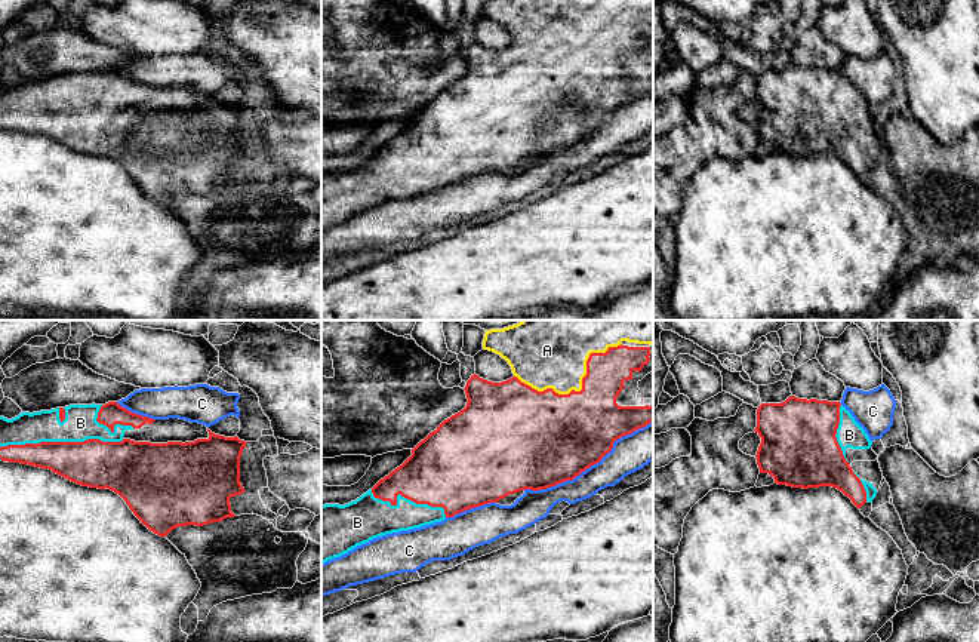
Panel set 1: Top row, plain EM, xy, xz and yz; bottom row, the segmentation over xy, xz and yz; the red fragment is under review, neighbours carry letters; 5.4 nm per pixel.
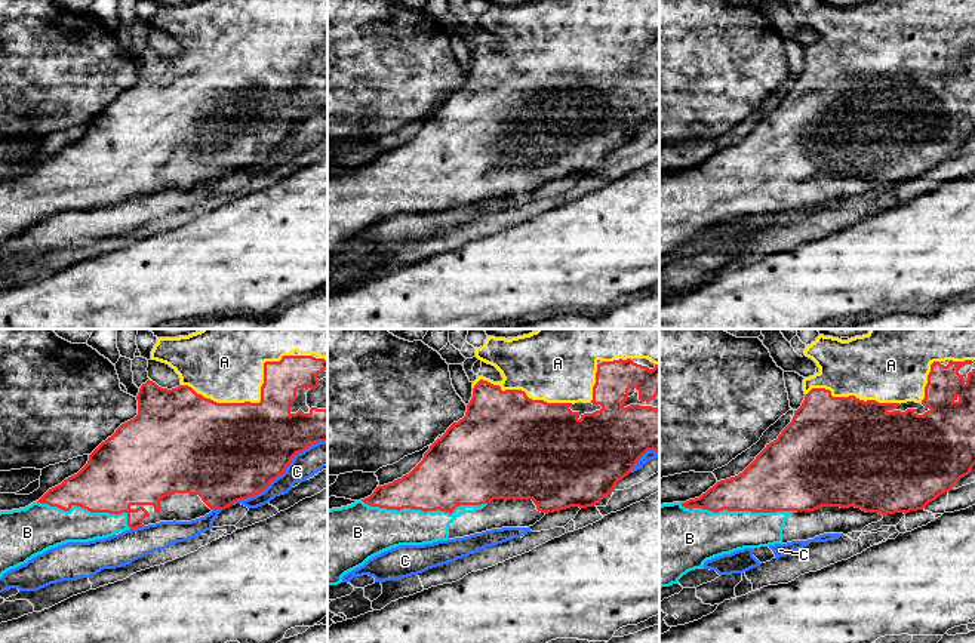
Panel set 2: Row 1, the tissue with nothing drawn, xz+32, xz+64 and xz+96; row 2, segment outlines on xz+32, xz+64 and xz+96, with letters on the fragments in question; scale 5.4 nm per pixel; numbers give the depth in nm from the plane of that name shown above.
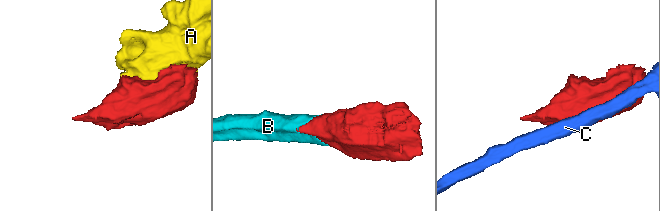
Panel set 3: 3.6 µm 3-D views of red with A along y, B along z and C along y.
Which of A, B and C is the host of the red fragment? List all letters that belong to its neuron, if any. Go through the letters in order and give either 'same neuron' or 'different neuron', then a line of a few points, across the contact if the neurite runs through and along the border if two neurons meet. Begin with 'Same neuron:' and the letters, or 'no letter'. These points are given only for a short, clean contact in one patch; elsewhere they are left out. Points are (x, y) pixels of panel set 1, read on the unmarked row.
Same neuron: A, B
A: same neuron
B: same neuron
C: different neuron

